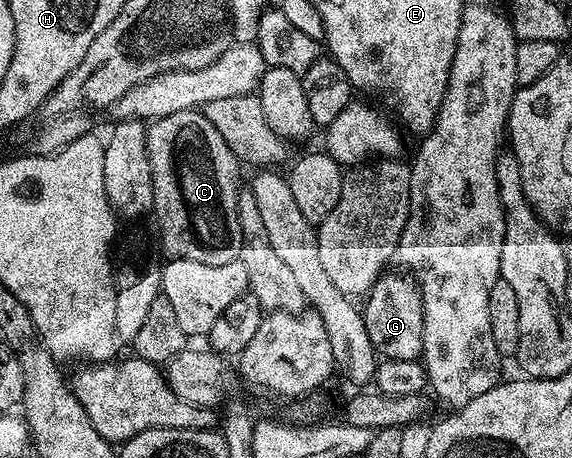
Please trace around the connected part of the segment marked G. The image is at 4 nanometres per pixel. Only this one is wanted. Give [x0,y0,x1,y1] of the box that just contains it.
[361,272,423,360]

